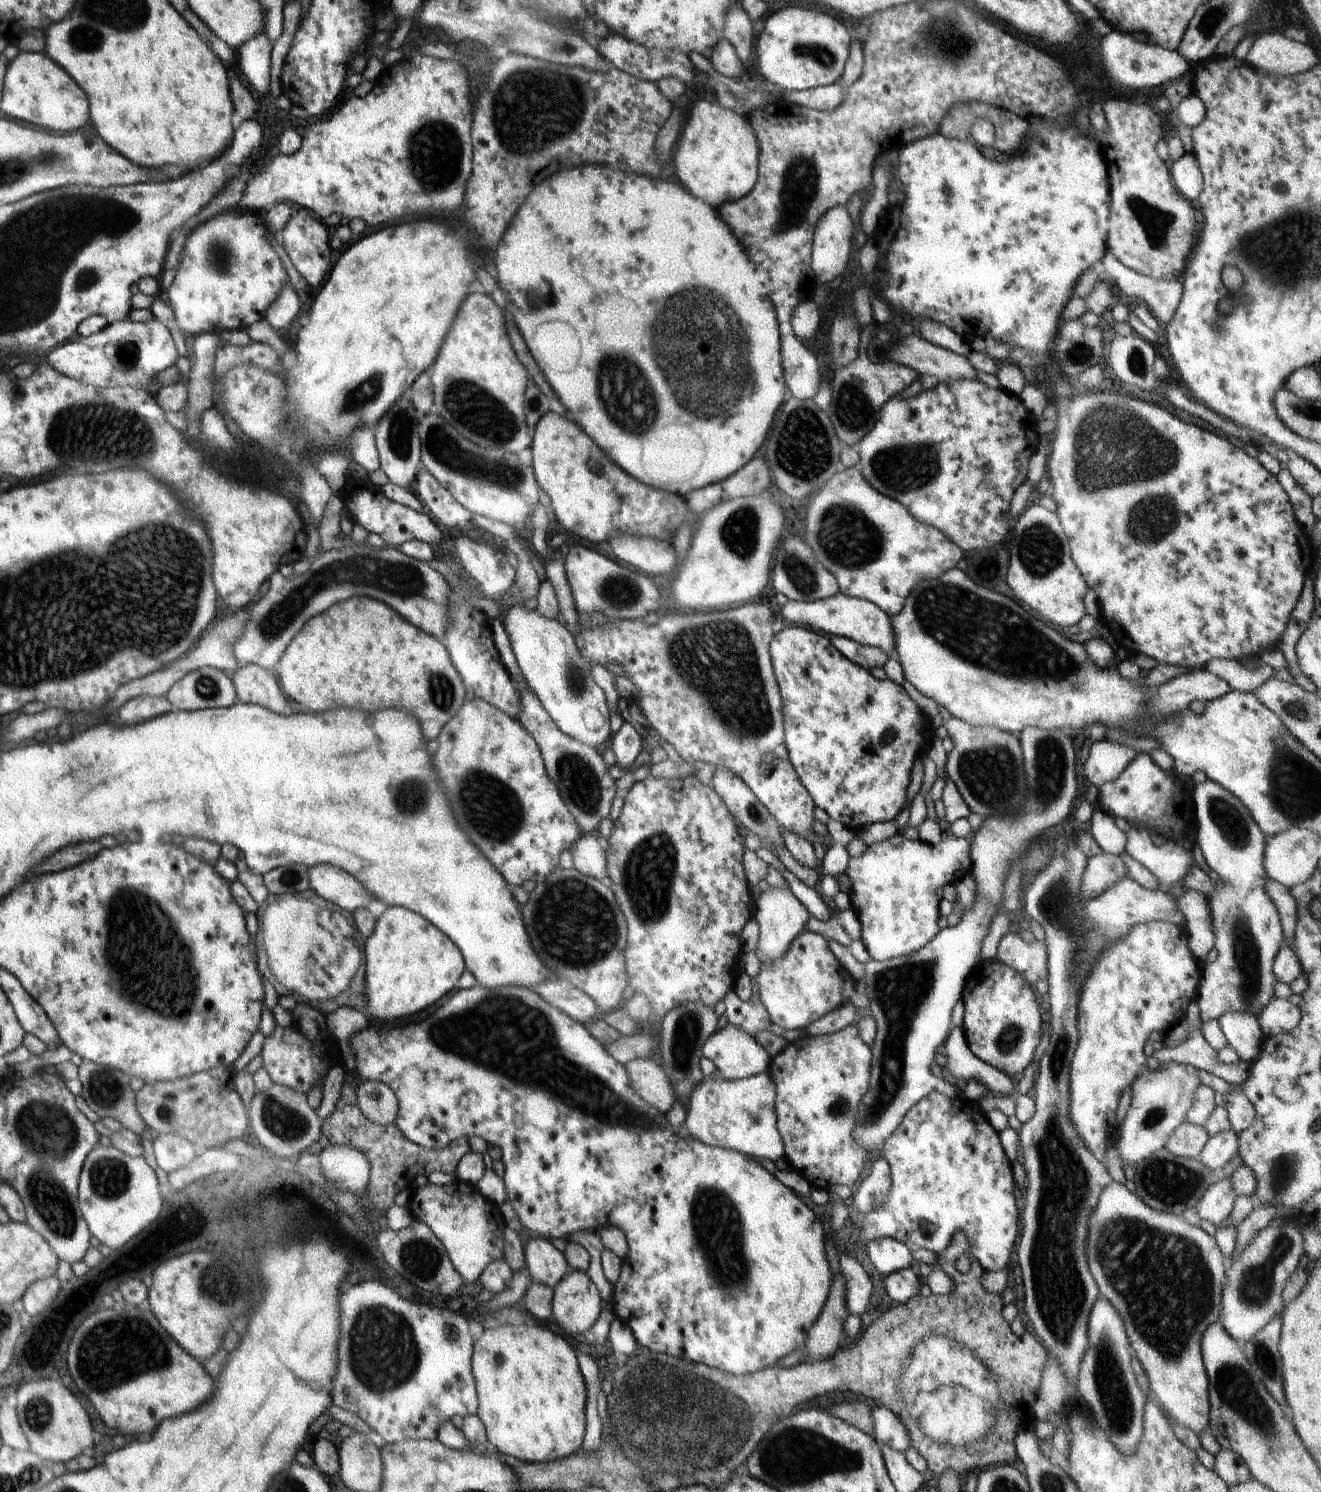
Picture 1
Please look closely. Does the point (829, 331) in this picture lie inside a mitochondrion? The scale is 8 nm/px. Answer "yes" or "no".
no

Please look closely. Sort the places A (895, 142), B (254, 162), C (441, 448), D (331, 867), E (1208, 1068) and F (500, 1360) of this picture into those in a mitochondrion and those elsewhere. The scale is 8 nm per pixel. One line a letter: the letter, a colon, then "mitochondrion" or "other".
A: other
B: other
C: mitochondrion
D: other
E: other
F: mitochondrion

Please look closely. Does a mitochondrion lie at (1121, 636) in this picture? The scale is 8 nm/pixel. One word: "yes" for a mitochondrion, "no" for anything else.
no

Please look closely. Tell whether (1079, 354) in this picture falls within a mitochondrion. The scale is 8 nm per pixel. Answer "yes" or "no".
yes

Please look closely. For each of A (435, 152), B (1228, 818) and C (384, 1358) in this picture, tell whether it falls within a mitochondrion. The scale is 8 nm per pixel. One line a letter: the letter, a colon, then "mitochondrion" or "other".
A: mitochondrion
B: mitochondrion
C: mitochondrion

